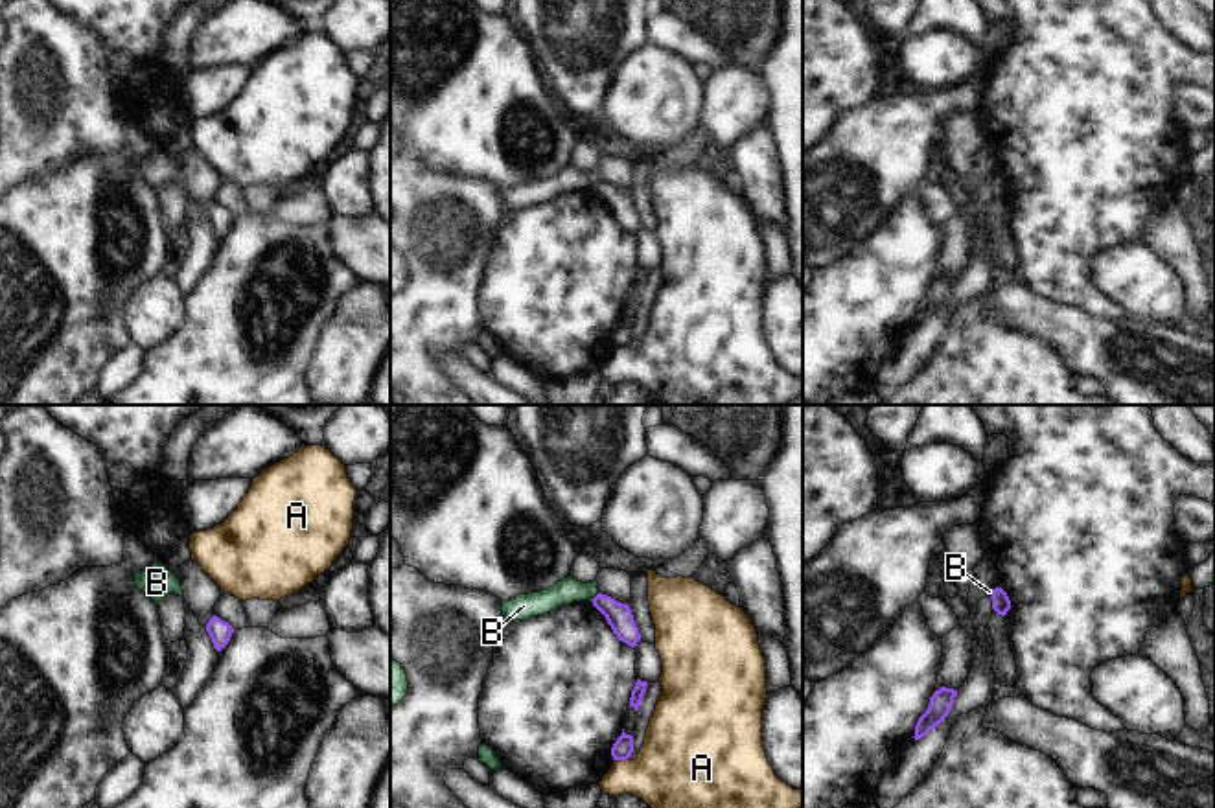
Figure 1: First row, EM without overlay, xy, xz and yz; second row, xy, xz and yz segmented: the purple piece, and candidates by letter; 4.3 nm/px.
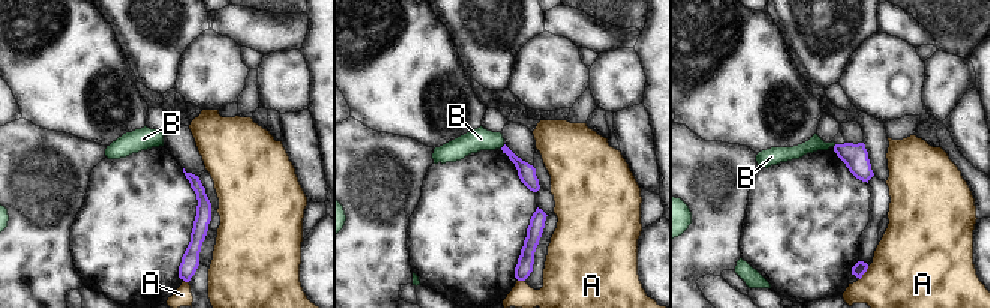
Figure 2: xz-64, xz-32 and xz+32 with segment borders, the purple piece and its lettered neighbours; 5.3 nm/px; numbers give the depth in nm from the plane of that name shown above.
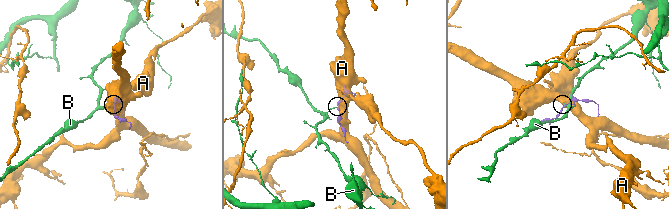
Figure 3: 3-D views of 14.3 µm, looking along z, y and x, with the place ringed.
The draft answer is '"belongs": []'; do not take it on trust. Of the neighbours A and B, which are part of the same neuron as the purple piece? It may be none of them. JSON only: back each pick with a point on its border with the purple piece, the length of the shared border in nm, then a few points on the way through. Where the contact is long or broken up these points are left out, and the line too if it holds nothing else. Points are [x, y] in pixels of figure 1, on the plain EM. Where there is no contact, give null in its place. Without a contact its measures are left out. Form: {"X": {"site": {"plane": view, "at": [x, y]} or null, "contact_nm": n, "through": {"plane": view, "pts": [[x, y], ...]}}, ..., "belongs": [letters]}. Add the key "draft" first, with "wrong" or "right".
{"draft": "right", "belongs": []}

